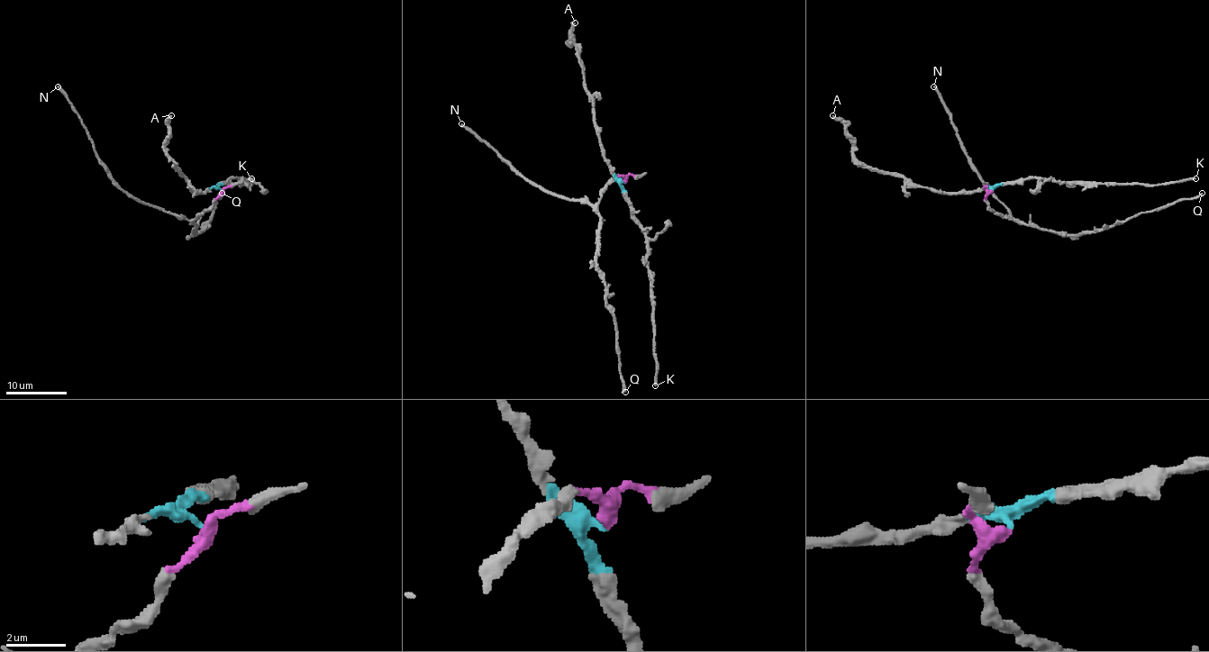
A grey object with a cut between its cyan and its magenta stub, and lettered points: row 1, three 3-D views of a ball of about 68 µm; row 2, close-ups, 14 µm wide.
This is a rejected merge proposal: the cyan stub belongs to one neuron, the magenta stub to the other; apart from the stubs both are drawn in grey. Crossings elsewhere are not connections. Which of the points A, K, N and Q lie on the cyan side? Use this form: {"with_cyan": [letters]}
{"with_cyan": ["A", "K"]}

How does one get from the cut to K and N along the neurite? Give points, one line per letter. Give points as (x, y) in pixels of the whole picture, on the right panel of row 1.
K: (992, 189), (998, 185), (1028, 179), (1150, 185), (1196, 179)
N: (992, 189), (986, 203), (998, 213), (1014, 220), (978, 176), (968, 158), (952, 116), (933, 86)

